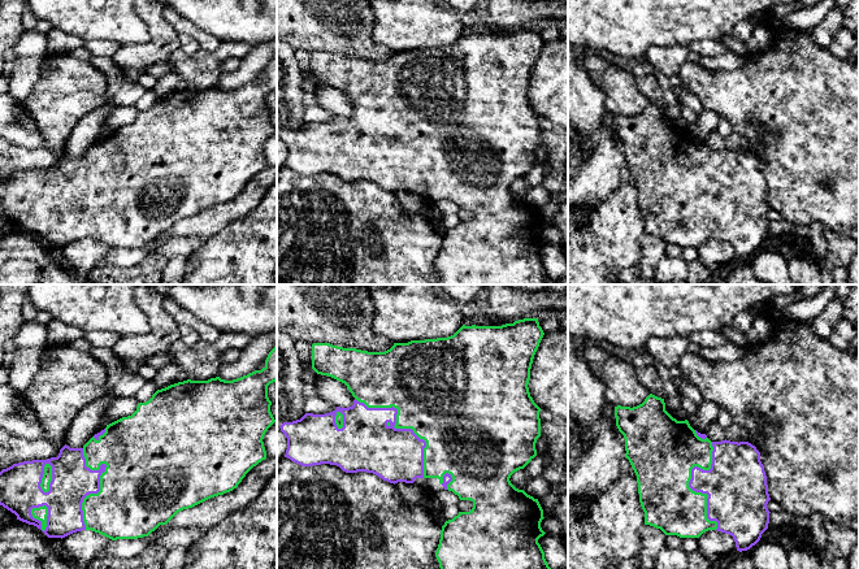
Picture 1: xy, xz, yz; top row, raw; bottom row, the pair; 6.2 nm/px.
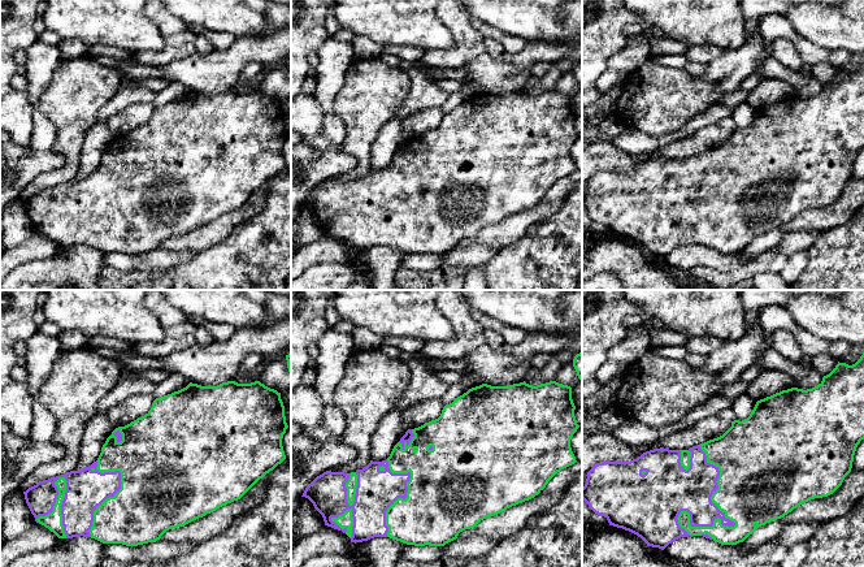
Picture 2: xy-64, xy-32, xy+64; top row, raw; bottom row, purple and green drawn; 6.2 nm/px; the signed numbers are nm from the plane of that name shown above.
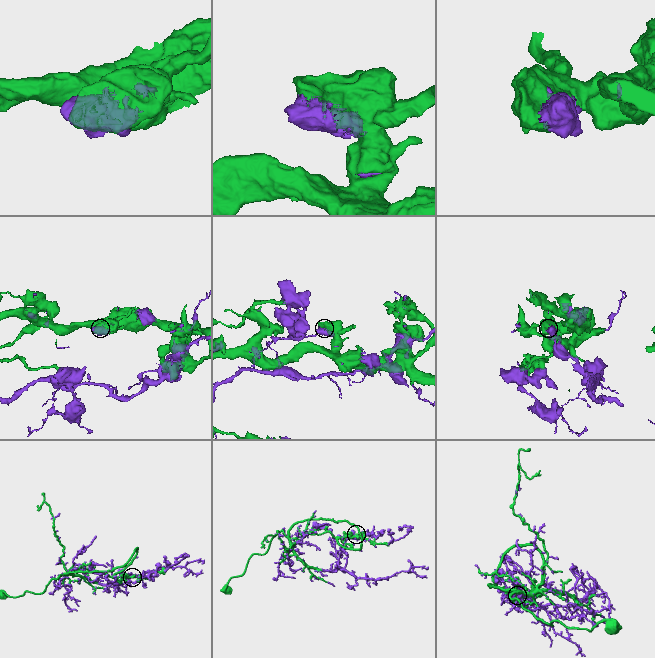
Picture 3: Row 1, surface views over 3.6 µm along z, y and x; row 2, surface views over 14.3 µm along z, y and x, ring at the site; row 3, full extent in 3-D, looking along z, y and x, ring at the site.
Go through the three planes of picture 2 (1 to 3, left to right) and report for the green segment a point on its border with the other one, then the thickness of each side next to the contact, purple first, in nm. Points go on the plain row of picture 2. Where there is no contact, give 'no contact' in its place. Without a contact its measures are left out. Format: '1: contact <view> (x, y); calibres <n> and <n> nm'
1: contact xy-64 (61, 215); calibres 240 and 110 nm
2: contact xy-32 (352, 213); calibres 240 and 90 nm
3: contact xy+64 (732, 234); calibres 170 and 420 nm

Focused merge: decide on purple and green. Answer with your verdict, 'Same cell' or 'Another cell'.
Same cell

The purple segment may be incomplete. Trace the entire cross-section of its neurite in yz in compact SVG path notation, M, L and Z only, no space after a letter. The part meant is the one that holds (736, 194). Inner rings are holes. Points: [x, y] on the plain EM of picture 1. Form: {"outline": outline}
{"outline": "M650 103L645 110L637 116L615 116L615 126L616 126L616 135L619 140L624 144L625 148L625 166L629 169L638 192L638 203L639 203L639 212L645 221L645 234L654 235L660 238L665 244L677 244L680 247L699 247L703 242L708 239L717 239L733 246L736 251L737 260L747 260L752 255L755 255L762 243L768 238L769 233L769 220L767 217L768 210L771 209L768 203L768 194L767 194L767 184L764 181L764 175L760 170L760 161L749 151L730 151L730 149L721 149L721 151L711 151L706 143L700 143L694 139L689 130L677 130L665 120L664 108L658 107Z"}

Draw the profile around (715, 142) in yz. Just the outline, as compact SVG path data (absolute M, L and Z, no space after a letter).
M716 130L708 134L706 144L711 151L725 149L725 139Z

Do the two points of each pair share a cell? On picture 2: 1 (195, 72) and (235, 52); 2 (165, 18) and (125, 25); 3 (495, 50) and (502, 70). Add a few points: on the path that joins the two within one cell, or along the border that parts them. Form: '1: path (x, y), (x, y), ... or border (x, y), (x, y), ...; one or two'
1: path (205, 72), (216, 72), (225, 63); one
2: border (144, 13), (161, 34), (163, 47), (159, 51); two
3: border (486, 51), (494, 57), (499, 57), (504, 52); two

